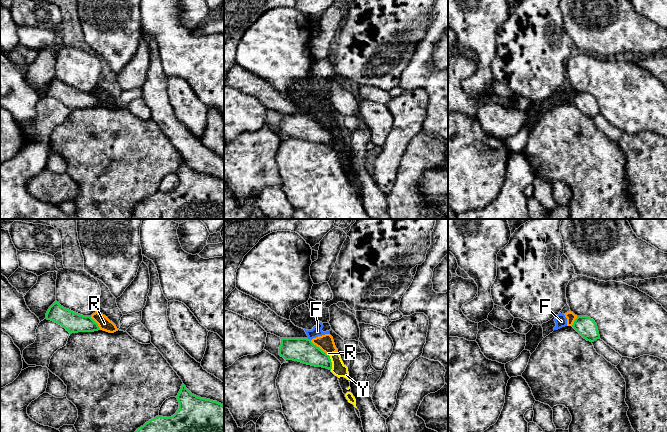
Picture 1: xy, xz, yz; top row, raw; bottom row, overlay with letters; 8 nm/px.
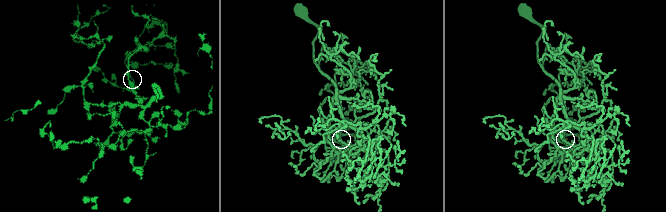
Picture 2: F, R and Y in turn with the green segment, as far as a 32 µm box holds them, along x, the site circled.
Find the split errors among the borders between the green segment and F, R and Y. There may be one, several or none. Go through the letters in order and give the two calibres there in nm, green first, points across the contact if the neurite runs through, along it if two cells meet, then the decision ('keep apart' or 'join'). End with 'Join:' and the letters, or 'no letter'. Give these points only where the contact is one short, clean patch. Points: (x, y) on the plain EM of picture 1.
F: 190 nm thick on the green side, 80 nm on the other; border along xz (308, 114), (310, 116); keep apart
R: 190 nm thick on the green side, 130 nm on the other; border along xz (310, 116), (328, 131); keep apart
Y: 190 nm thick on the green side, 110 nm on the other; border along xz (328, 131), (331, 137), (331, 145); keep apart
Join: no letter

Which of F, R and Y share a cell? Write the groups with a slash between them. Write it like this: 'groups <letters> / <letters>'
groups F R Y

